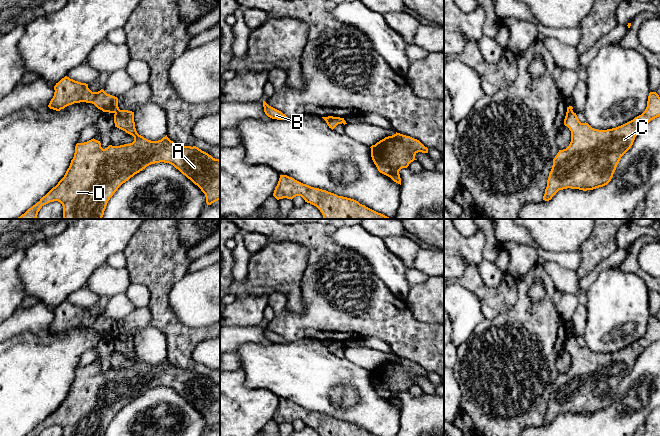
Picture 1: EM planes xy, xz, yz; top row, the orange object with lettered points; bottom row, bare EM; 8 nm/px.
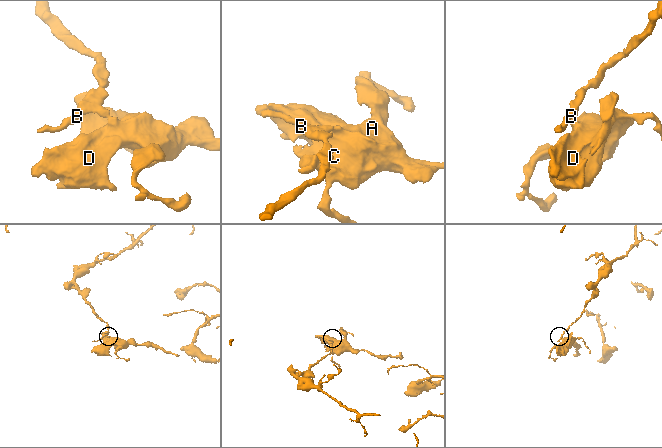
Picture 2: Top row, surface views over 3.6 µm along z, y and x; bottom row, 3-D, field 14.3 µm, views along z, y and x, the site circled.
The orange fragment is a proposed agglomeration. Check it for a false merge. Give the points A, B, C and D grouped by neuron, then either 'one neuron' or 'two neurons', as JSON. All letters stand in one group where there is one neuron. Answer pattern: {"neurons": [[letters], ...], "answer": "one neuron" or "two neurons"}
{"neurons": [["A", "C", "D"], ["B"]], "answer": "two neurons"}

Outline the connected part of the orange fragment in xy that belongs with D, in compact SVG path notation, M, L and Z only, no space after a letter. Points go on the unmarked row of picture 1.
M118 334L114 338L115 351L125 355L134 361L134 365L130 368L120 370L109 369L103 373L100 365L94 362L84 366L77 367L75 370L74 381L71 384L70 390L67 393L64 401L53 411L39 426L29 432L26 436L39 436L40 433L54 425L58 425L63 430L63 436L104 436L108 425L118 412L128 405L135 398L139 397L147 390L155 387L169 387L178 393L183 399L197 409L205 418L207 429L220 424L220 384L213 382L208 377L202 375L196 370L184 370L171 365L167 359L158 365L151 365L139 359L135 352L134 336L128 334Z

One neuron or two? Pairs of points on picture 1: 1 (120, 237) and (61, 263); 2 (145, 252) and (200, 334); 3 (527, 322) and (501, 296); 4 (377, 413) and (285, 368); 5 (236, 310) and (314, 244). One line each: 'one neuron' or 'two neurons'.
1: one neuron
2: one neuron
3: two neurons
4: one neuron
5: two neurons

